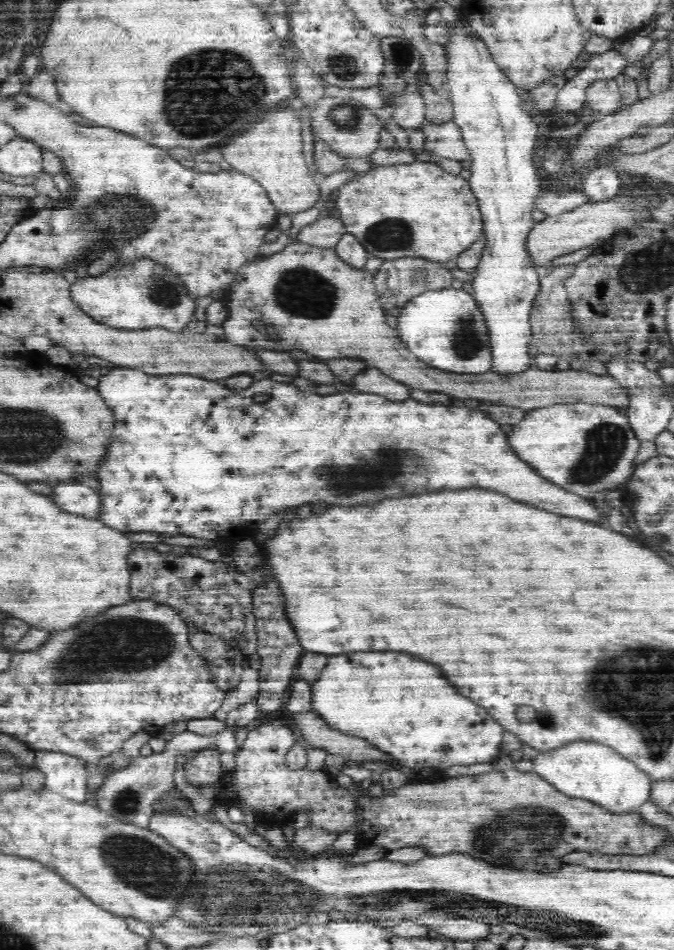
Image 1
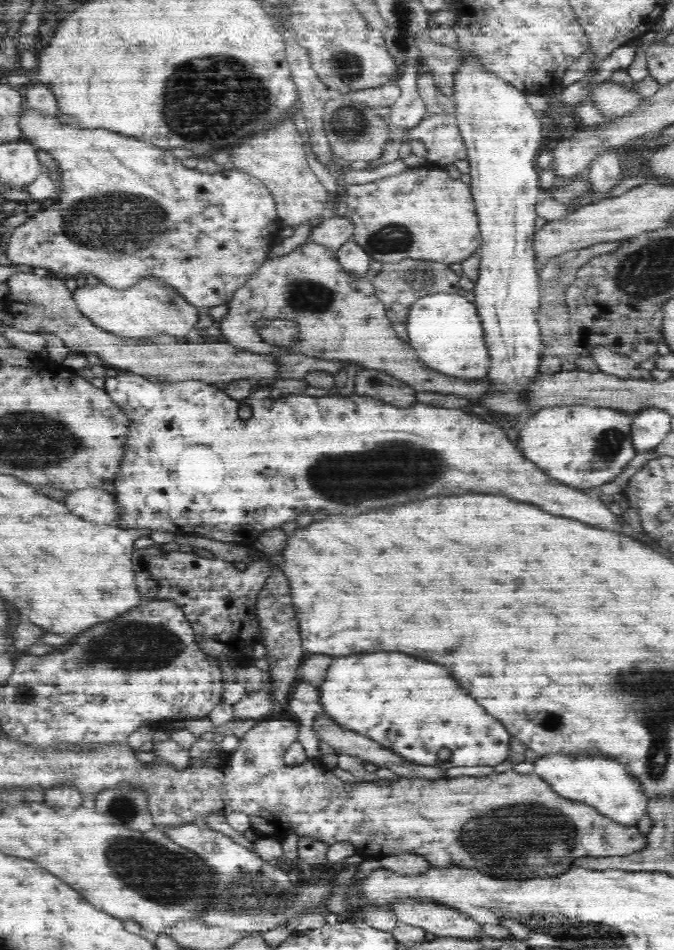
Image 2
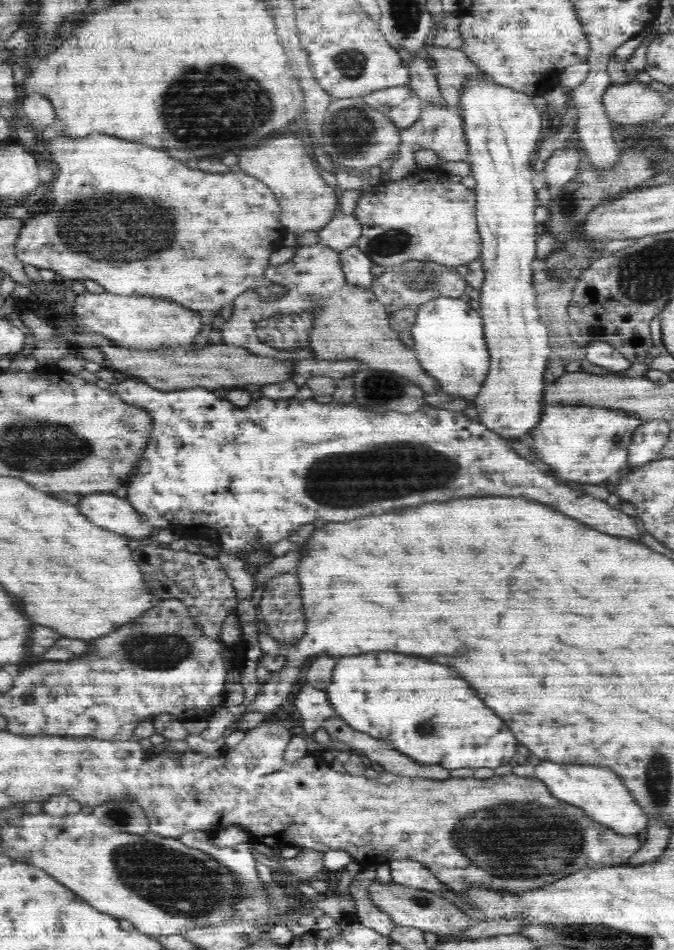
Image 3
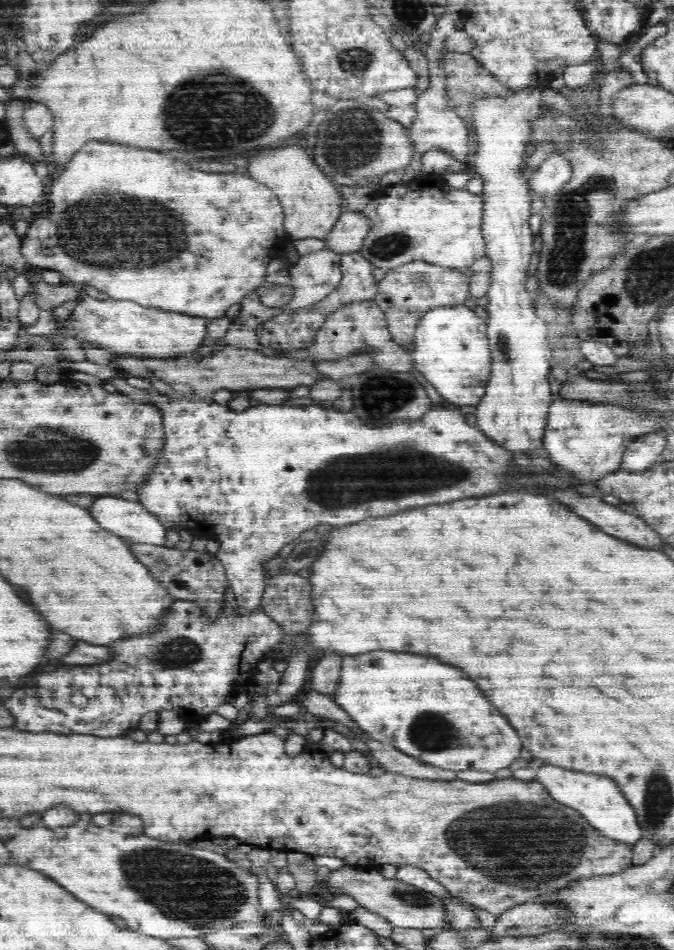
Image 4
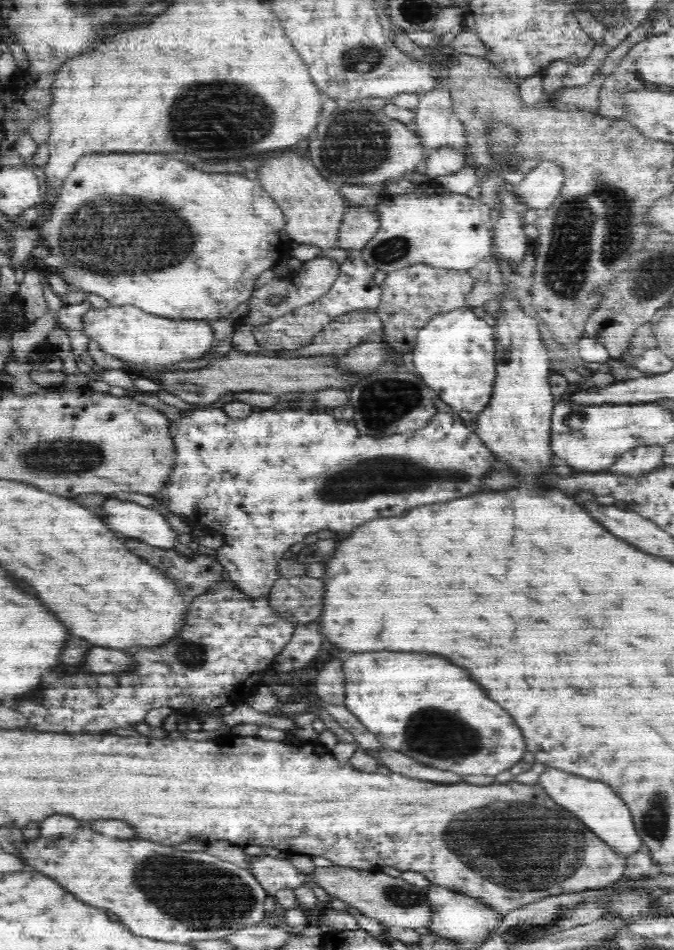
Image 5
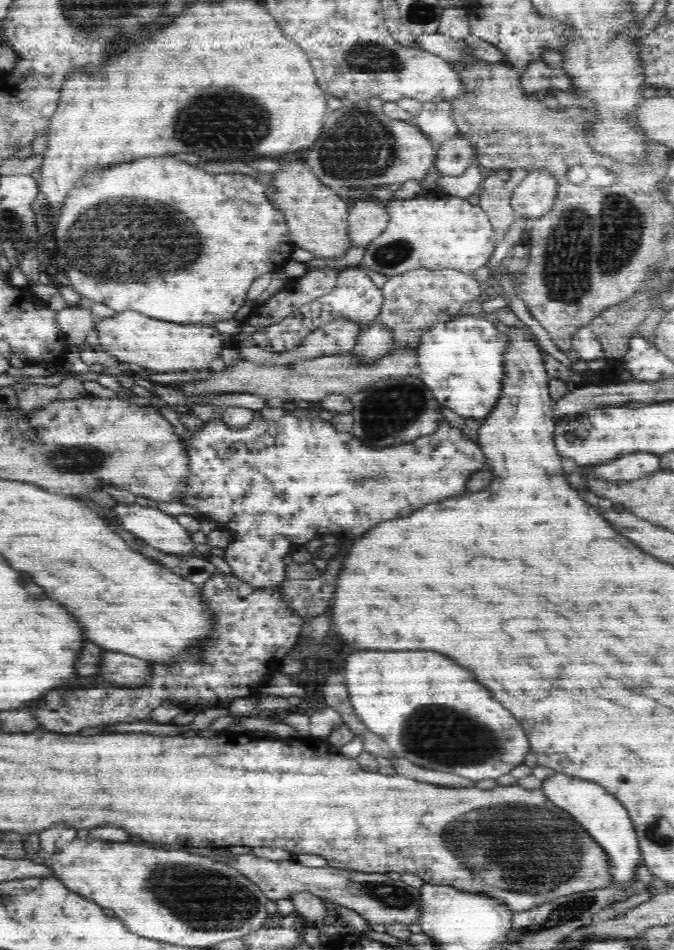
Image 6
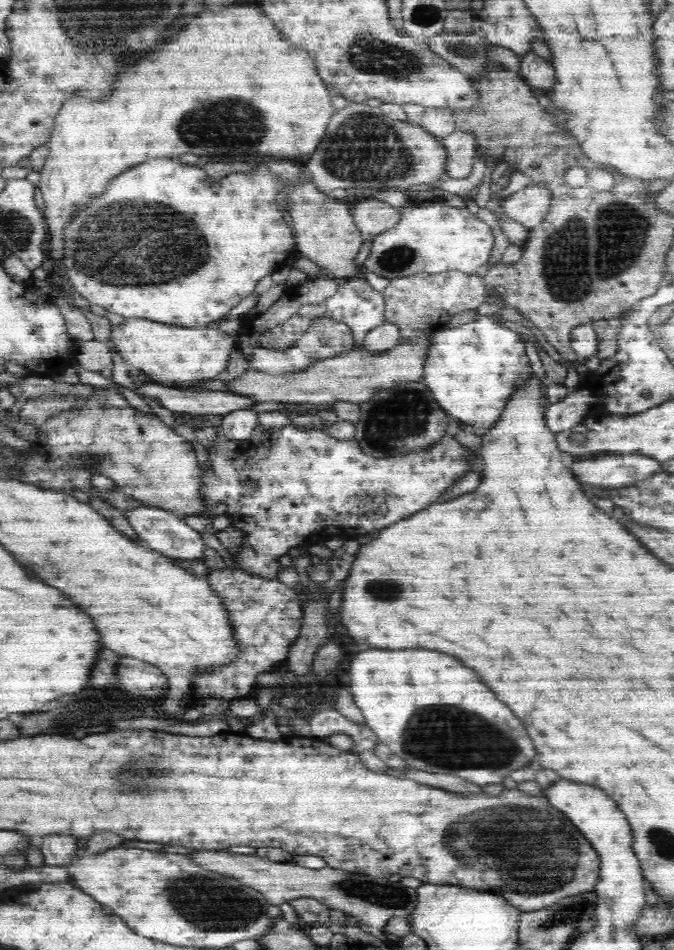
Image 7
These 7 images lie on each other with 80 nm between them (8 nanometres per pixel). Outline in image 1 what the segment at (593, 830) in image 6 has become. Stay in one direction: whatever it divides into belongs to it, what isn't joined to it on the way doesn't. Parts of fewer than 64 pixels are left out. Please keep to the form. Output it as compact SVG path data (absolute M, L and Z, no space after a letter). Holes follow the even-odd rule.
M574 740L564 746L540 752L533 760L533 770L543 776L556 790L568 796L592 800L614 813L640 806L651 796L651 776L642 768L638 768L634 762L612 750L610 746L594 740Z

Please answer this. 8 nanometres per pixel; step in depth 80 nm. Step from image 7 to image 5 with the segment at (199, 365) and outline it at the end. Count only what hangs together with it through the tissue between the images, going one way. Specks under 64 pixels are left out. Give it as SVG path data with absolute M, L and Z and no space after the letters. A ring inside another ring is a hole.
M108 304L105 308L88 306L80 316L80 331L94 340L106 354L138 365L173 364L188 358L200 358L211 348L212 327L207 319L170 318L150 314L135 304Z

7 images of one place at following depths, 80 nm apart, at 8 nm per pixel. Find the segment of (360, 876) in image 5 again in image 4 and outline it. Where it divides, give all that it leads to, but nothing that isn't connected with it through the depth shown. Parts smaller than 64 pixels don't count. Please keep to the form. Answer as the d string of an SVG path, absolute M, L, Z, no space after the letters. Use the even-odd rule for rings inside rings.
M347 864L331 871L324 883L333 892L351 895L359 905L383 916L393 927L418 928L420 930L442 928L444 931L452 929L453 922L449 918L448 907L444 899L396 879L386 879L378 873L377 869L363 869Z

